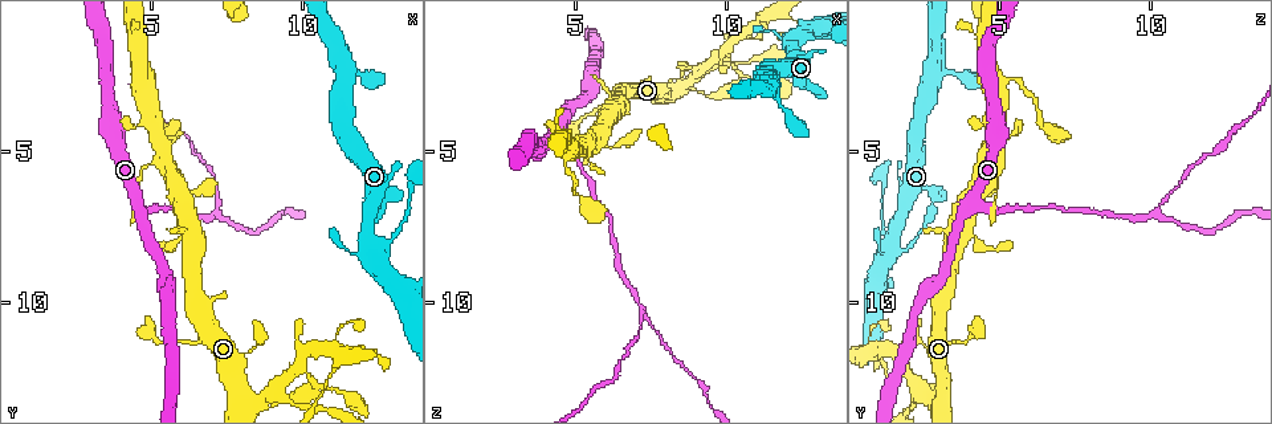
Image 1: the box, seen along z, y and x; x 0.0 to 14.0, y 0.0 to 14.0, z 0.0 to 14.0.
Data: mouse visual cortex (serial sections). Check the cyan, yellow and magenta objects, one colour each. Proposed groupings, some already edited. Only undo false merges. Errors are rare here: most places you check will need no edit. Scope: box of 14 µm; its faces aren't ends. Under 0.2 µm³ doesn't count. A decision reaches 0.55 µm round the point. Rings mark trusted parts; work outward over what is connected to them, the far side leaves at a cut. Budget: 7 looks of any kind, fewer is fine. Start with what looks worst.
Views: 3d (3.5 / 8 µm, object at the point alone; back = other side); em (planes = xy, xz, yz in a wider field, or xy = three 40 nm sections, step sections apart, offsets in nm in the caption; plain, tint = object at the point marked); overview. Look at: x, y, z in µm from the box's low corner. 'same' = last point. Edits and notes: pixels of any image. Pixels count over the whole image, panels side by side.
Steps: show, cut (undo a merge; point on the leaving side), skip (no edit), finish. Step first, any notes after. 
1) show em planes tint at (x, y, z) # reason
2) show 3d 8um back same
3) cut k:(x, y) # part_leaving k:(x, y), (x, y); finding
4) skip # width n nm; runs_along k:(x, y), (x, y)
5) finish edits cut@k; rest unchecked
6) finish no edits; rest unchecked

show 3d 3.5um at (4.6, 6.5, 4.3) # sharp bend

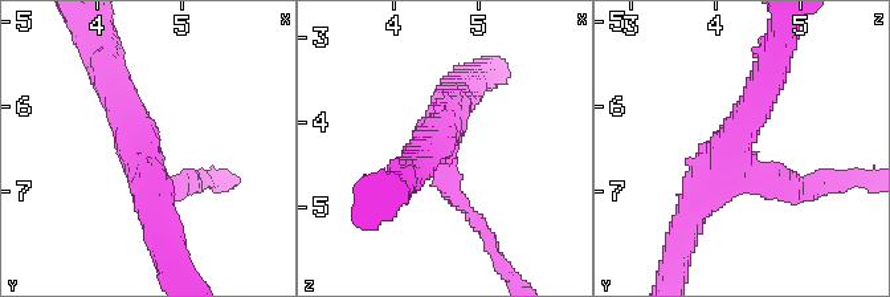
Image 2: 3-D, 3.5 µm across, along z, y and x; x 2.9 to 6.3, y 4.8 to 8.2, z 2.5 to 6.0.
show em xy step 2 tint at (4.55, 6.60, 4.25) # need the tissue

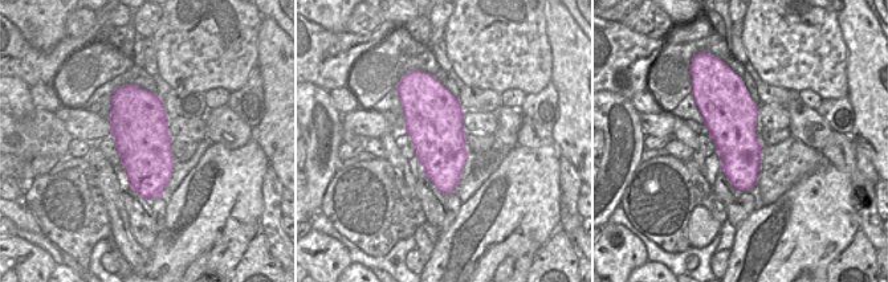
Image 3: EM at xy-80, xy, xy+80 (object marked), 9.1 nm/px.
skip # runs_along 2:(764, 84), (684, 230); all the same cell

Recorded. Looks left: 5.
show 3d 3.5um at (10.9, 12.5, 1.3) # narrows sharply

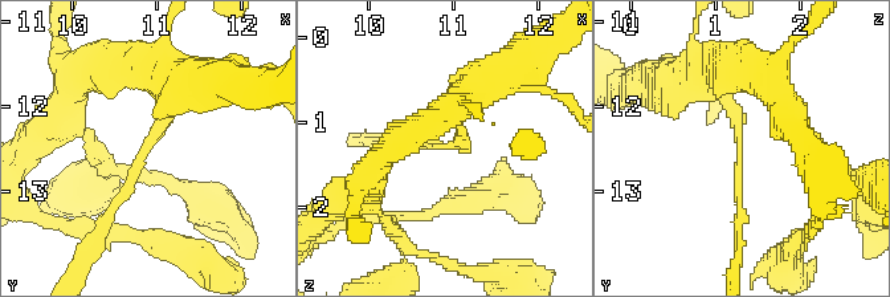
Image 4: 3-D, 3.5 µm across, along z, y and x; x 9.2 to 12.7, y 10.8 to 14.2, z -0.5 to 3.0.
show em xy step 5 tint at (10.95, 12.55, 1.25) # arm_widths 150, 200 nm

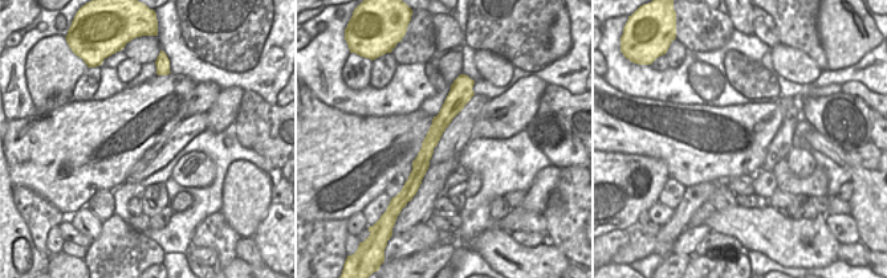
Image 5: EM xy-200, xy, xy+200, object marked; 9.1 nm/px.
skip # runs_along 4:(158, 80), (166, 119), (101, 230); all the same cell

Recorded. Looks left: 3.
show 3d 8um at (7.2, 7.0, 10.2) # three-way junction

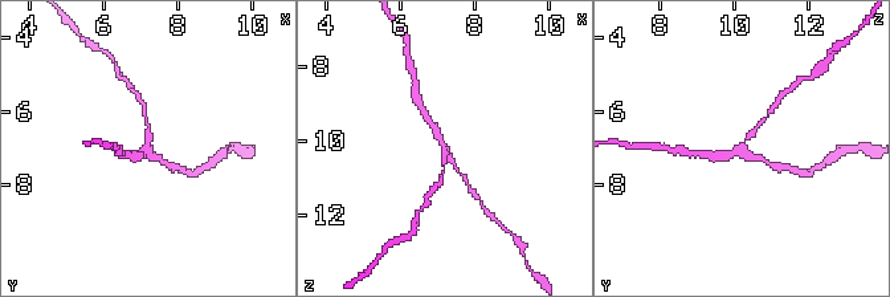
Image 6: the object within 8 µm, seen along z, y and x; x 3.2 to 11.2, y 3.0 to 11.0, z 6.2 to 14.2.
show em xy step 3 tint at (7.2, 7.1, 10.2) # need the tissue

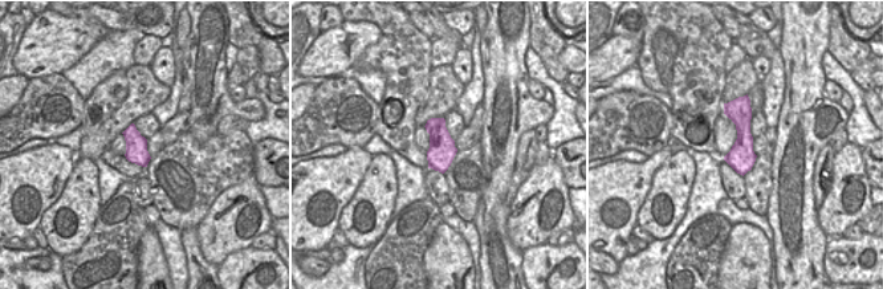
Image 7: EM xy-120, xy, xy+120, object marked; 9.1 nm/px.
skip # width 240 nm; runs_along 6:(713, 154), (741, 153), (764, 121); continuous, no second cell

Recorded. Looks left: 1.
finish no edits; rest unchecked

